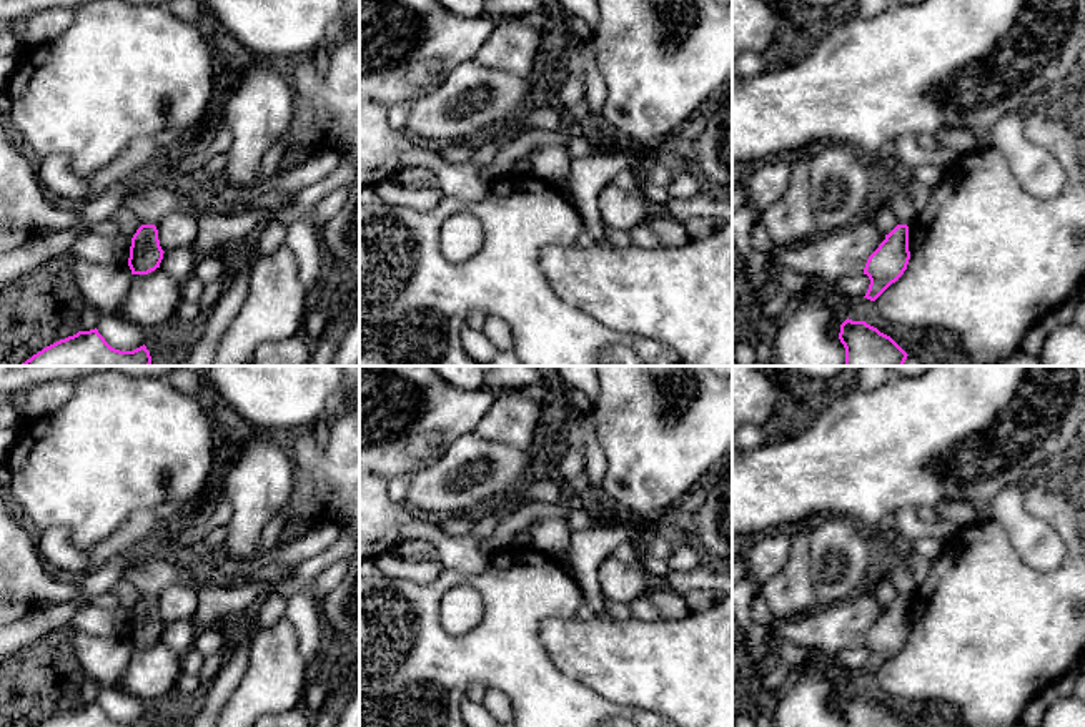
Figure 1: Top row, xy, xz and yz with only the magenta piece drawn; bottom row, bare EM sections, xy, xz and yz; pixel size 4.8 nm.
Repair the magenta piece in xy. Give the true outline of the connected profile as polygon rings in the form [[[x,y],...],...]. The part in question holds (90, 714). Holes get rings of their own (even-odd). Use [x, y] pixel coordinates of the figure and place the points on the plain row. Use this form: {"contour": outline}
{"contour": [[[98,702],[78,704],[73,709],[60,712],[37,727],[150,727],[146,719],[140,719],[133,724],[120,724],[111,720]]]}

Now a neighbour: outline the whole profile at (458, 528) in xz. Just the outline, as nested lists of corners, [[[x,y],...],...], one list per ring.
[[[444,516],[434,517],[438,527],[449,536],[463,537],[471,534],[473,531],[473,522],[459,517],[459,519],[446,519]]]

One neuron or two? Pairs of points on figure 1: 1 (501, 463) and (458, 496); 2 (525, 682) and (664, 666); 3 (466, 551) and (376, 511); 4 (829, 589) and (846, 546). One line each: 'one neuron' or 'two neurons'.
1: one neuron
2: two neurons
3: one neuron
4: one neuron

